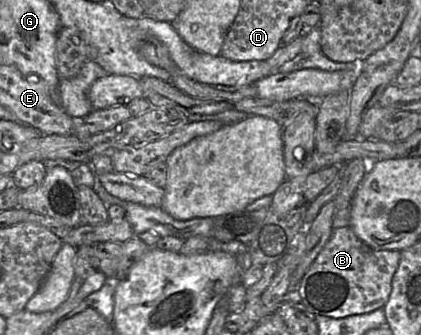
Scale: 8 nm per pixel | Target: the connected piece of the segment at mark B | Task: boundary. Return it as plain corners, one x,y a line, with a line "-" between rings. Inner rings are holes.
351,227
337,228
333,230
324,248
297,284
301,302
315,315
324,315
336,319
384,308
392,289
392,279
399,266
399,261
400,251
374,250
361,241

